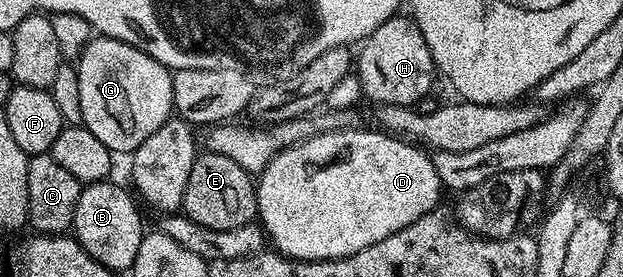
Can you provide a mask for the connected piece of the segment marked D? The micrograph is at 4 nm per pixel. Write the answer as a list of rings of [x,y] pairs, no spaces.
[[[332,129],[330,133],[320,133],[314,137],[308,137],[297,145],[287,147],[281,153],[276,153],[267,163],[267,167],[259,174],[255,181],[255,192],[257,194],[257,217],[267,238],[274,250],[283,257],[291,257],[295,261],[338,261],[341,257],[349,257],[352,253],[363,251],[363,247],[371,247],[371,243],[379,243],[379,239],[387,239],[387,235],[395,235],[395,231],[403,231],[415,219],[427,215],[431,210],[438,208],[437,201],[443,194],[443,186],[439,175],[435,175],[433,158],[424,148],[410,143],[400,137],[394,137],[384,131],[373,129]]]

